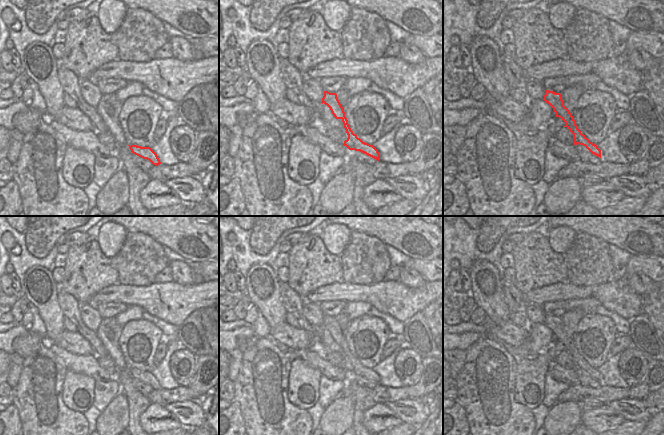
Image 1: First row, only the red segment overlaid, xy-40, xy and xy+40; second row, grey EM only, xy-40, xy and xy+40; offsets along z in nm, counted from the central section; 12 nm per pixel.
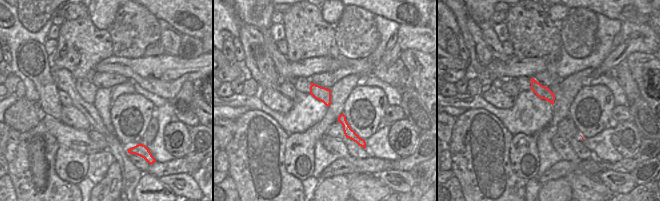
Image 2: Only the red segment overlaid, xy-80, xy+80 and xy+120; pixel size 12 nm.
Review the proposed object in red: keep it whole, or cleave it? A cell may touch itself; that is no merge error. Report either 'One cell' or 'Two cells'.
One cell

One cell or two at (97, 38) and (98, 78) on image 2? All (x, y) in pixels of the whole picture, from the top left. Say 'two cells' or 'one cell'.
two cells

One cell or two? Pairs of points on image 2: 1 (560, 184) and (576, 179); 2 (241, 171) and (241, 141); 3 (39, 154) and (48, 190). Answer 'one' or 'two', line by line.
1: two
2: one
3: one

